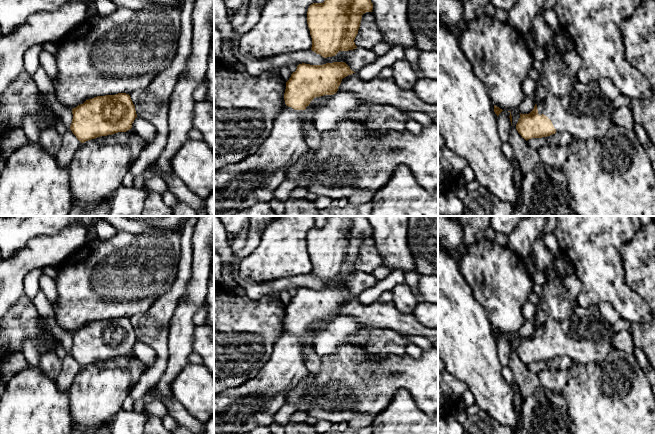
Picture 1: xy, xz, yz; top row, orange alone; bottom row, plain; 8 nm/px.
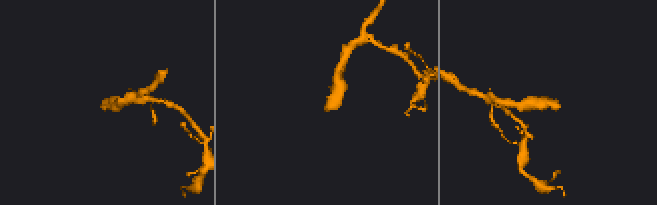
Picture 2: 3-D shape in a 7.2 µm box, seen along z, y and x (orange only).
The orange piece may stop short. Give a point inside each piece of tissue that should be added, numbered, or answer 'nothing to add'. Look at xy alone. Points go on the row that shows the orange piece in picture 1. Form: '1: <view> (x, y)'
nothing to add

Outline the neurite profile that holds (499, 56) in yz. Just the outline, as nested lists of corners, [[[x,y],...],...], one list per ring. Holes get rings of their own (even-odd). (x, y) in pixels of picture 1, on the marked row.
[[[482,14],[479,19],[467,24],[465,30],[458,36],[458,43],[471,64],[473,72],[488,89],[493,104],[505,111],[516,110],[526,97],[522,84],[534,62],[532,52],[528,49],[523,35],[507,22],[499,21],[496,16]]]

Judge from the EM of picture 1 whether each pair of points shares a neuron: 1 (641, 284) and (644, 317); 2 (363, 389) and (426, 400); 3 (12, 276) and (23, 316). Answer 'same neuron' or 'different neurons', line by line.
1: different neurons
2: same neuron
3: different neurons

